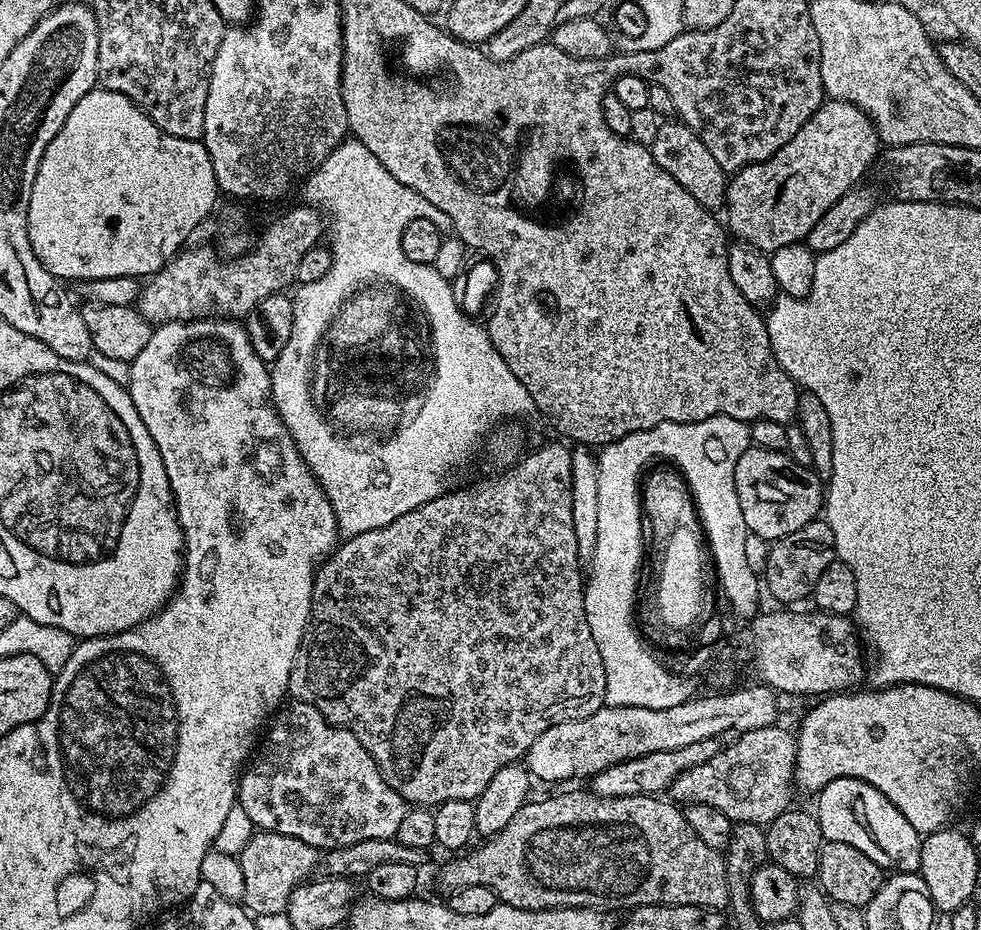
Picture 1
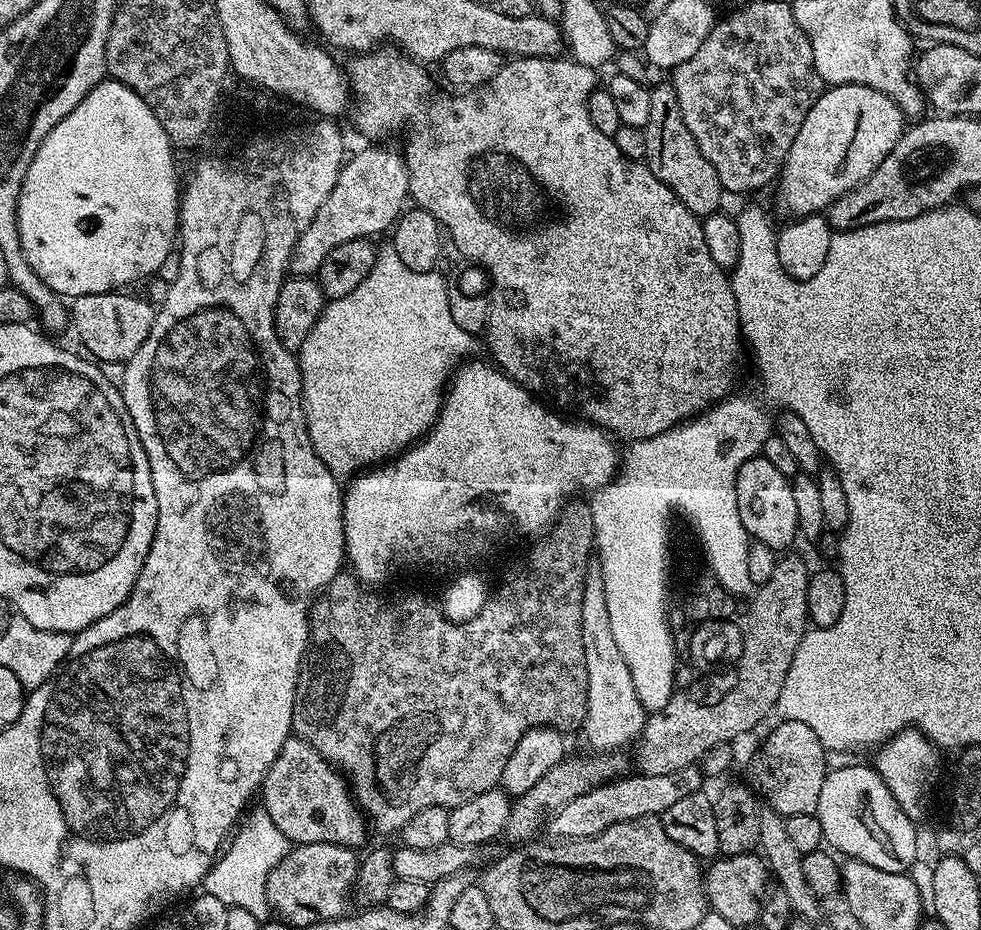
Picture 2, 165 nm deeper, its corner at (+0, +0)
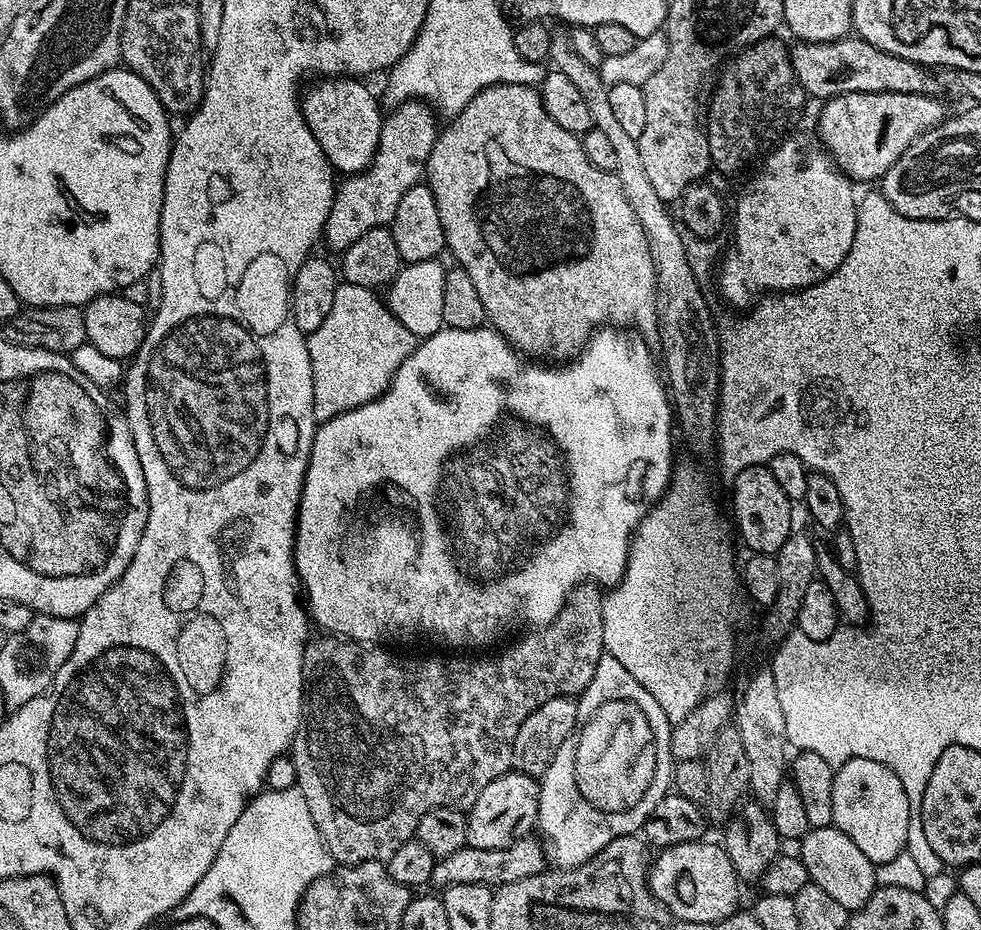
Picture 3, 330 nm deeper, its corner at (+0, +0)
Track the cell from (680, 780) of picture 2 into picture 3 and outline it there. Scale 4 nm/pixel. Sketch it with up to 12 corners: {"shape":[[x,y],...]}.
{"shape":[[539,839],[467,846],[436,861],[431,887],[495,890],[545,871]]}

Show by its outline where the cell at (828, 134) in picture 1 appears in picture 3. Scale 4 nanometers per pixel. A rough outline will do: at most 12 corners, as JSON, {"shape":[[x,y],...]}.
{"shape":[[851,92],[818,139],[853,182],[879,181],[946,119],[932,94]]}

